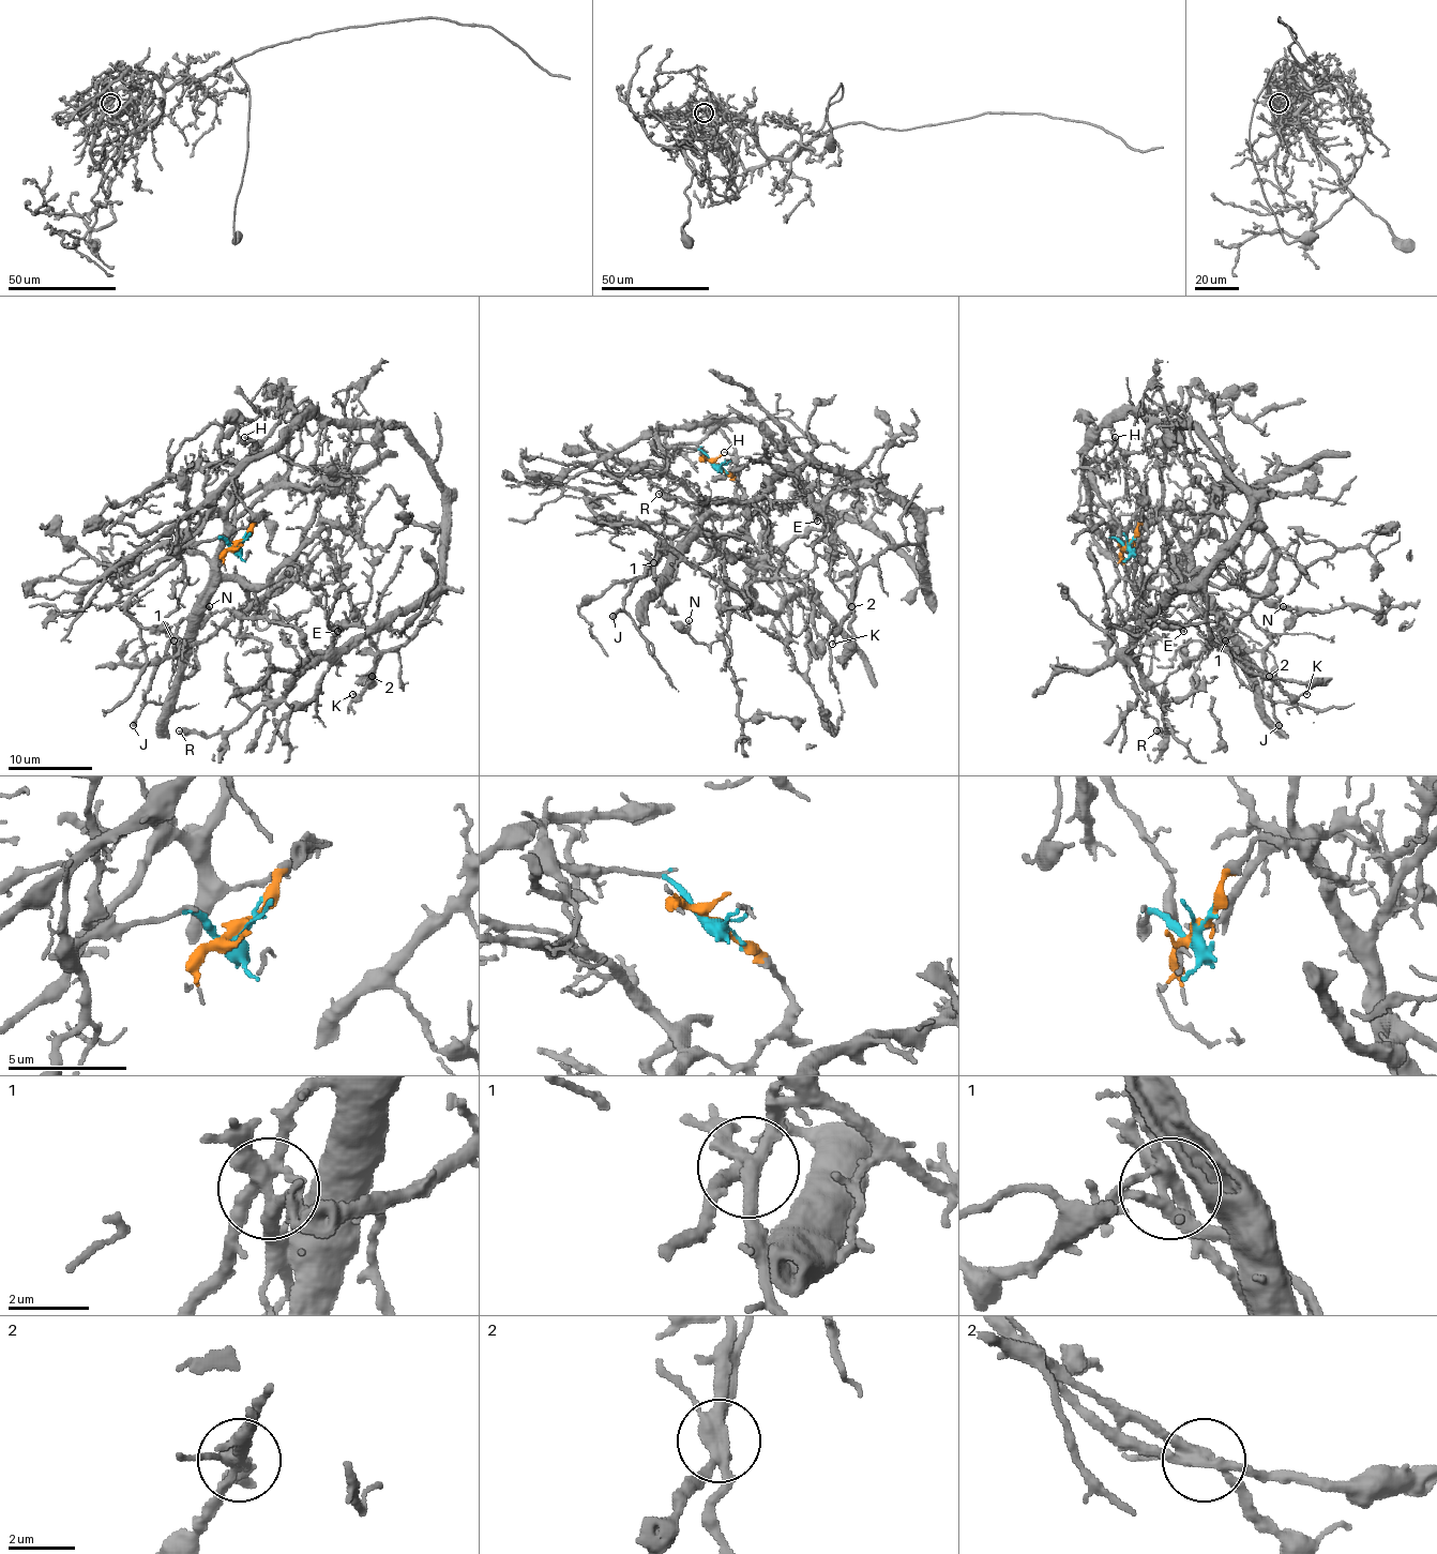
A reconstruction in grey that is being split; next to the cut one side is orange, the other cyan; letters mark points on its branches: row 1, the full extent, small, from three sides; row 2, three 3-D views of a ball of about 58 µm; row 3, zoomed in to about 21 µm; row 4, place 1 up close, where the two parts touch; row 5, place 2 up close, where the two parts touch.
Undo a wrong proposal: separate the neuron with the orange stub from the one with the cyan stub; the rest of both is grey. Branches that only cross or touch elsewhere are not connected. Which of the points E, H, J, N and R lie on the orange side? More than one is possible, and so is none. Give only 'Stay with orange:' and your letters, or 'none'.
Stay with orange: H, J, N

